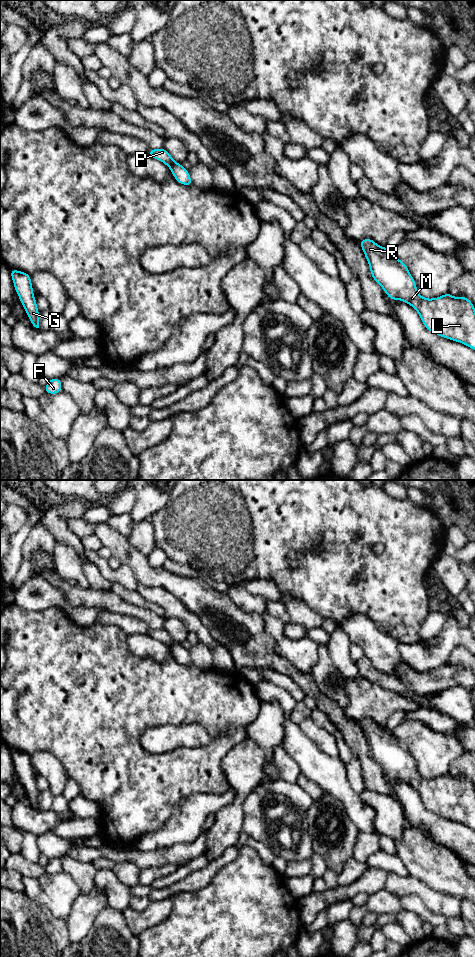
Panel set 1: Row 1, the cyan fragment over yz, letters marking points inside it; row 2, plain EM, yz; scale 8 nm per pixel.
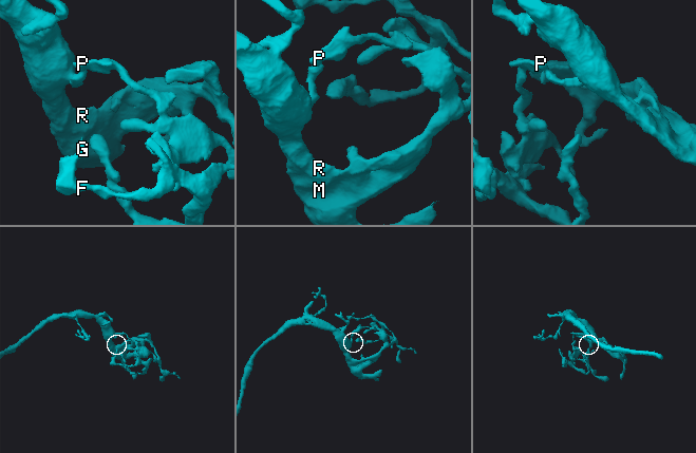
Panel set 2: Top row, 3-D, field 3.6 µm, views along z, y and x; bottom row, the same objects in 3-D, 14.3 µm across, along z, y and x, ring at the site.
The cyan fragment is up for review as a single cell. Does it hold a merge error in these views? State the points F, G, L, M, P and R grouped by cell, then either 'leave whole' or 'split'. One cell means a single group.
F G L M R / P | split

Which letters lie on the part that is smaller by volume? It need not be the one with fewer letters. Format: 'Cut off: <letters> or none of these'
Cut off: P

